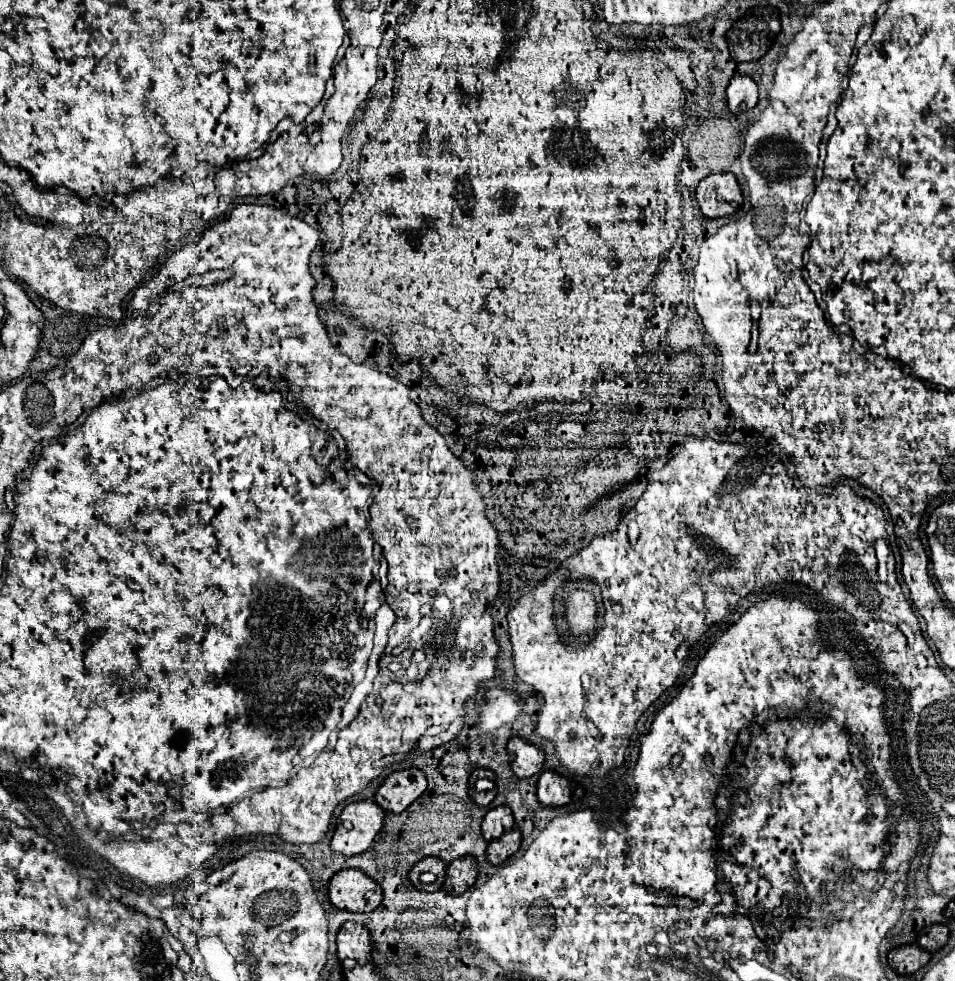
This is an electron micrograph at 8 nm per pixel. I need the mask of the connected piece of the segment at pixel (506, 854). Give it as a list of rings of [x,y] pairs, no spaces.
[[[514,828],[512,832],[506,832],[504,836],[492,840],[488,844],[488,860],[492,864],[502,864],[506,862],[510,856],[514,856],[520,848],[520,830]]]

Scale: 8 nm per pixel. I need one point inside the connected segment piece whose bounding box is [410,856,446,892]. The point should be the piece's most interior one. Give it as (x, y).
(435, 865)

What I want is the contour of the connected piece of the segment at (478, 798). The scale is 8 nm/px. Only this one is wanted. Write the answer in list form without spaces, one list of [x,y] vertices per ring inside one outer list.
[[[468,791],[469,796],[478,804],[478,806],[486,807],[492,803],[494,800],[497,792],[492,791],[485,791],[485,792],[477,792],[477,791]]]

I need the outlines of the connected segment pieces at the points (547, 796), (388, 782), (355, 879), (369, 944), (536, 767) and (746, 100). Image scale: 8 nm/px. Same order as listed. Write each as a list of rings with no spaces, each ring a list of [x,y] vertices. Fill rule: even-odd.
[[[542,770],[538,780],[538,800],[544,806],[564,806],[570,802],[572,784],[552,770]]]
[[[398,770],[392,772],[376,792],[376,802],[388,812],[406,810],[426,790],[426,776],[422,770]]]
[[[340,870],[330,880],[330,902],[350,912],[372,912],[382,902],[382,888],[362,870]]]
[[[346,922],[344,928],[336,936],[338,948],[346,948],[346,956],[360,960],[368,960],[372,964],[374,940],[370,938],[370,930],[358,922]]]
[[[514,736],[508,742],[508,754],[514,758],[510,766],[518,778],[534,776],[544,766],[544,752],[540,748],[536,748],[534,744],[526,742],[524,738]]]
[[[736,74],[728,84],[728,108],[732,114],[742,114],[752,110],[758,102],[758,86],[750,76]]]

